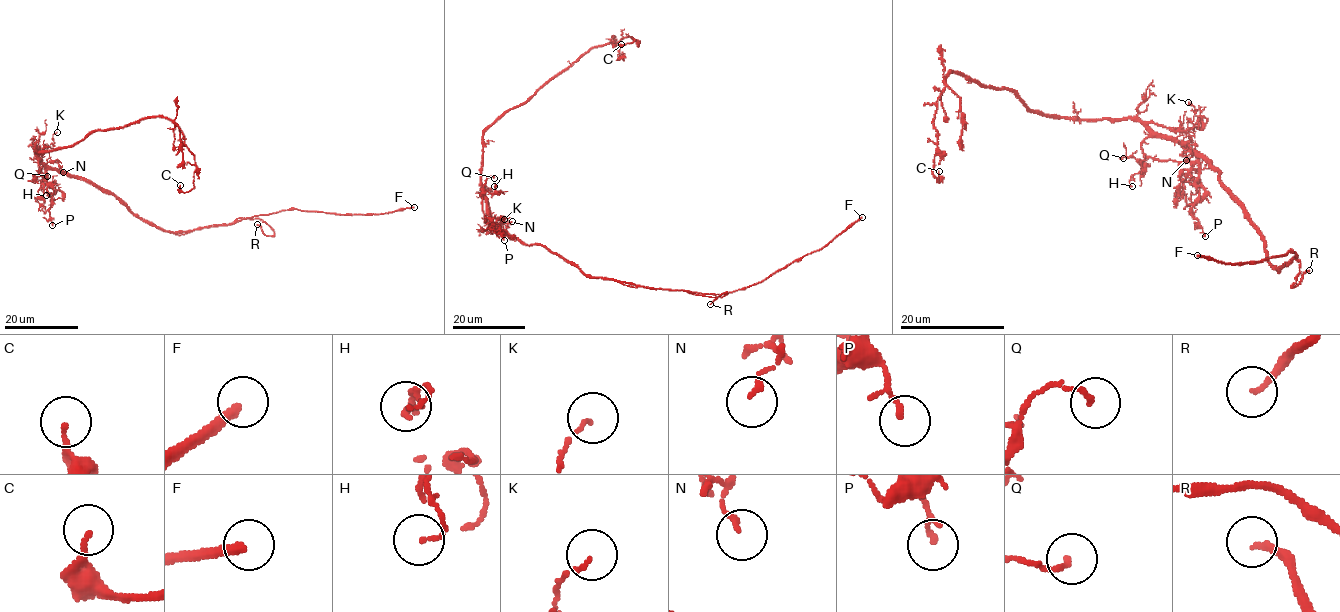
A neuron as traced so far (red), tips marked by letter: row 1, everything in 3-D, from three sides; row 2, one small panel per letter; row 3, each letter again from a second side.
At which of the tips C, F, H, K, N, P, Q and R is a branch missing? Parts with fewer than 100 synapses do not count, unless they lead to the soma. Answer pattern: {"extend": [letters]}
{"extend": ["F", "R"]}

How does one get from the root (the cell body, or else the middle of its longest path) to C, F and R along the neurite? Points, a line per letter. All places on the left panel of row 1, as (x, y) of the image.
C: (72, 177), (49, 169), (35, 149), (163, 117), (194, 156), (194, 187), (180, 185)
F: (72, 177), (90, 180), (110, 191), (135, 215), (174, 232), (227, 226), (290, 209), (372, 215), (414, 207)
R: (72, 177), (110, 191), (166, 230), (250, 218), (262, 219), (273, 234), (257, 224)

